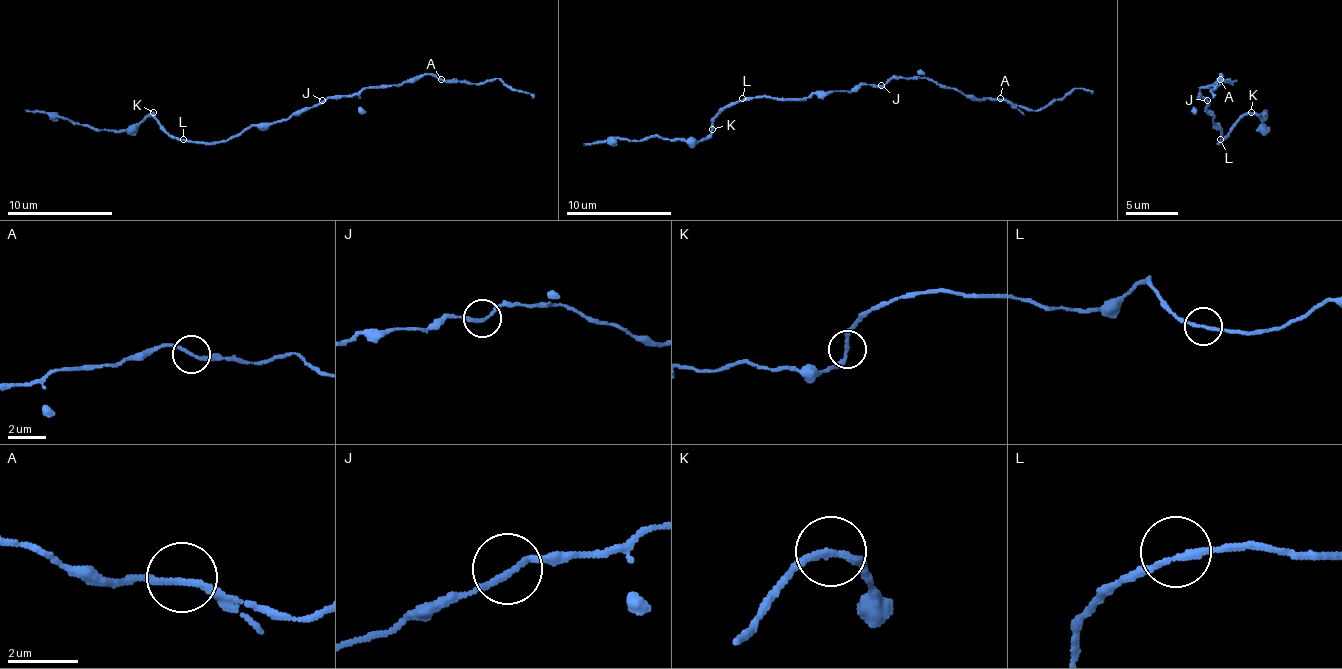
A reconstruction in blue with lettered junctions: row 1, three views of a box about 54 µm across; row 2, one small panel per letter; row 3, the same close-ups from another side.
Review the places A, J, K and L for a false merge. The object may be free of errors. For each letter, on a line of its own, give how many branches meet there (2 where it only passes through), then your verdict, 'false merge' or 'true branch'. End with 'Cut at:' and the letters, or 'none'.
A: 2 branches meet; true branch
J: 2 branches meet; true branch
K: 2 branches meet; true branch
L: 2 branches meet; true branch
Cut at: none

